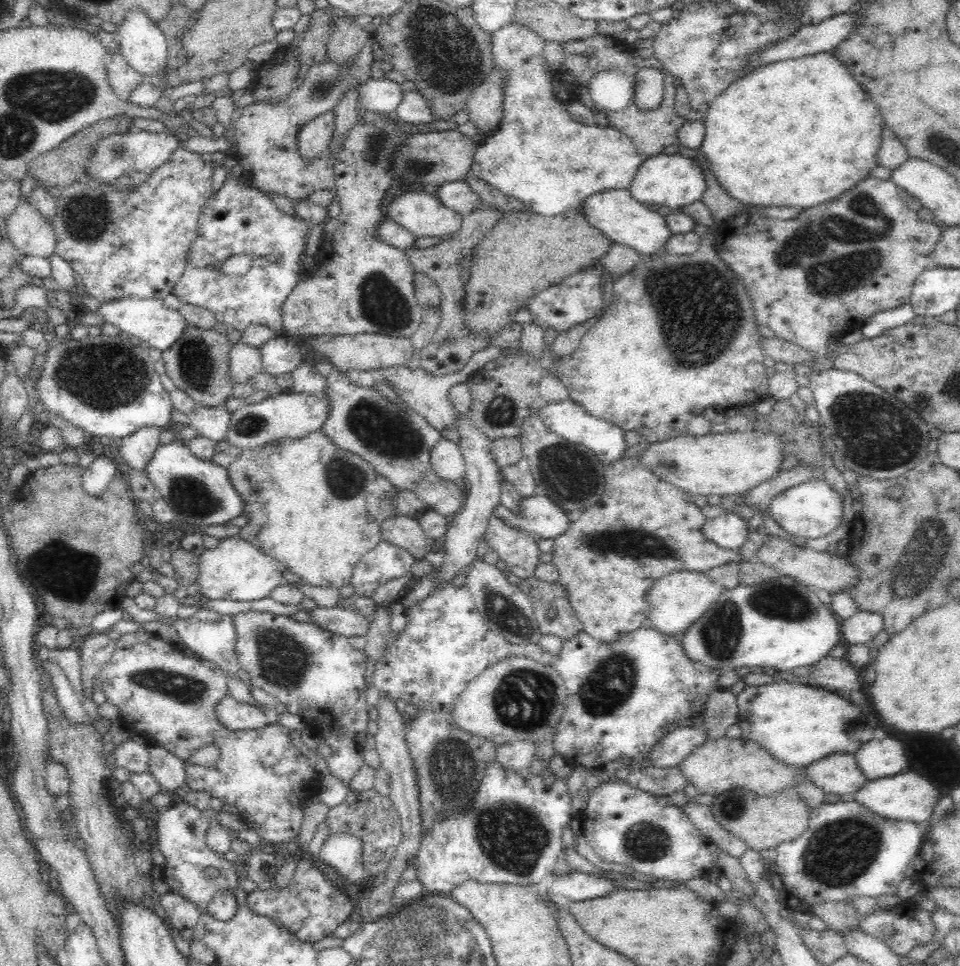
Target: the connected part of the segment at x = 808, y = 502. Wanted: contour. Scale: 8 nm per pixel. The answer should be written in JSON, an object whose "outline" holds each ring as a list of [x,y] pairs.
{"outline":[[[809,479],[807,482],[788,488],[776,496],[769,505],[770,518],[788,535],[805,539],[818,539],[826,537],[841,524],[842,503],[840,496],[825,480]]]}

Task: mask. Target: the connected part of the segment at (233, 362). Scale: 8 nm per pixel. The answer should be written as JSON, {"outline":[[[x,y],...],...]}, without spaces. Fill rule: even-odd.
{"outline":[[[241,340],[231,345],[228,378],[232,379],[232,386],[246,384],[254,375],[262,371],[259,348],[250,347]]]}

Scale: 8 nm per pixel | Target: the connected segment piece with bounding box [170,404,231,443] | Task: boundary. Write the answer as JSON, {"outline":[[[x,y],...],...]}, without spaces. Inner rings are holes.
{"outline":[[[224,404],[215,407],[199,406],[190,416],[183,416],[173,408],[171,422],[189,424],[197,434],[213,440],[215,443],[227,440],[231,413]]]}

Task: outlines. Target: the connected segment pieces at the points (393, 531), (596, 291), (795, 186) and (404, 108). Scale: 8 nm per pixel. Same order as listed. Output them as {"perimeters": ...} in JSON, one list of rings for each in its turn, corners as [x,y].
{"perimeters":[[[[393,516],[381,525],[381,539],[389,544],[404,548],[414,555],[416,560],[422,559],[430,551],[425,543],[427,537],[421,530],[417,518]]],[[[594,265],[593,267],[582,269],[572,276],[566,277],[562,282],[550,288],[542,289],[539,293],[531,296],[527,300],[526,306],[534,315],[534,323],[542,328],[552,326],[560,333],[596,316],[600,312],[600,308],[604,306],[600,267]]],[[[822,52],[814,56],[804,56],[798,59],[780,60],[774,64],[766,64],[739,77],[721,92],[706,110],[703,117],[705,134],[700,153],[706,157],[710,170],[714,173],[716,181],[722,189],[732,198],[755,207],[792,207],[794,209],[807,209],[817,204],[836,198],[861,180],[868,177],[870,171],[877,165],[875,156],[880,146],[882,128],[885,126],[882,116],[876,105],[870,100],[870,95],[858,84],[846,66],[834,56],[833,52]]],[[[418,90],[402,92],[402,100],[394,108],[392,116],[396,121],[415,125],[424,125],[435,121],[426,99],[418,93]]]]}

